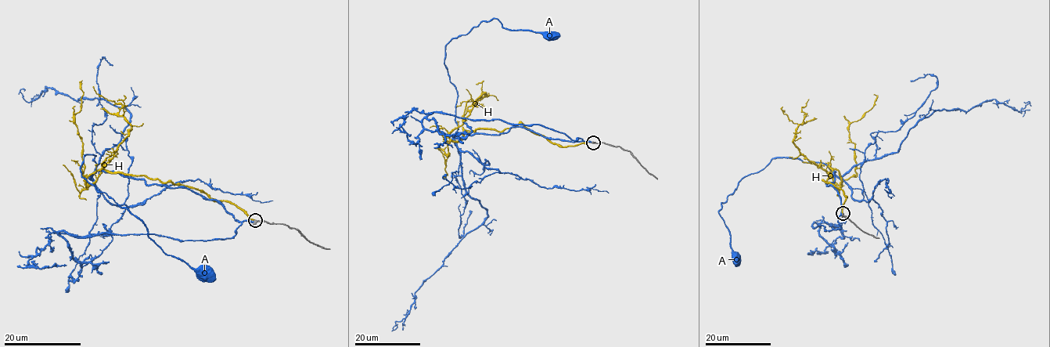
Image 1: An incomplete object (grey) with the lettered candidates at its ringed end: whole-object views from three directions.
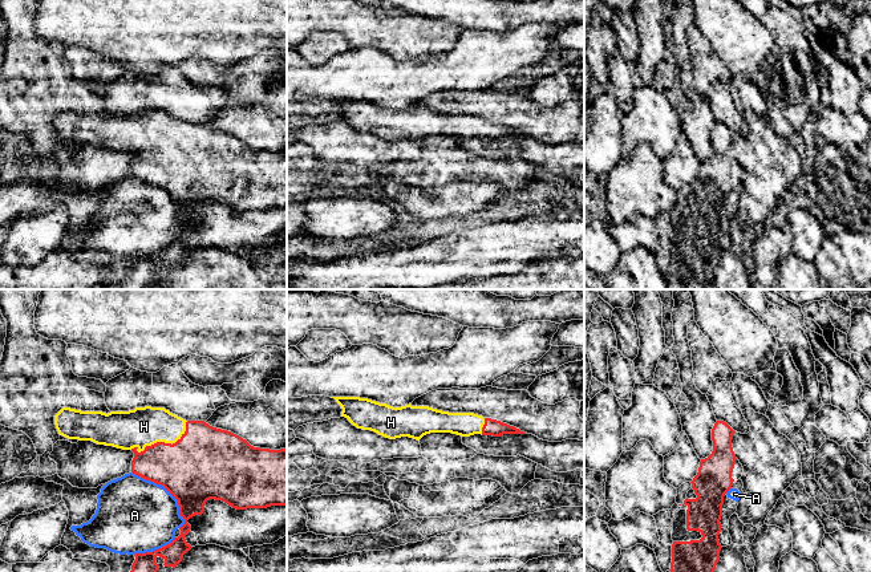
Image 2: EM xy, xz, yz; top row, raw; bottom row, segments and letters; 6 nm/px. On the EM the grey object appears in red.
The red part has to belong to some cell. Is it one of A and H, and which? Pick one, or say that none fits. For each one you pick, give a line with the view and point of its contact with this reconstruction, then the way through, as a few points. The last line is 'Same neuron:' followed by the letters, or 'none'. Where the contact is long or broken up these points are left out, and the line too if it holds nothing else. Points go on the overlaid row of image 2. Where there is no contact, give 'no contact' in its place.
H: contact xy (162, 442); way xy (194, 469), (162, 442), (144, 426)
Same neuron: H

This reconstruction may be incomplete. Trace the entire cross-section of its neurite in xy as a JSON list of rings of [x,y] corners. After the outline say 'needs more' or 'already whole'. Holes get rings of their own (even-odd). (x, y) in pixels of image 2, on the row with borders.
[[[145,406],[108,414],[62,407],[54,415],[54,425],[58,434],[68,439],[131,450],[131,472],[163,486],[178,500],[179,514],[185,519],[181,535],[159,549],[135,553],[130,572],[157,572],[157,556],[165,560],[165,567],[177,567],[193,548],[185,539],[191,530],[187,520],[202,515],[210,499],[222,500],[236,510],[287,506],[285,449],[254,447],[231,431],[212,427],[204,421],[186,421],[165,407]]]; needs more

